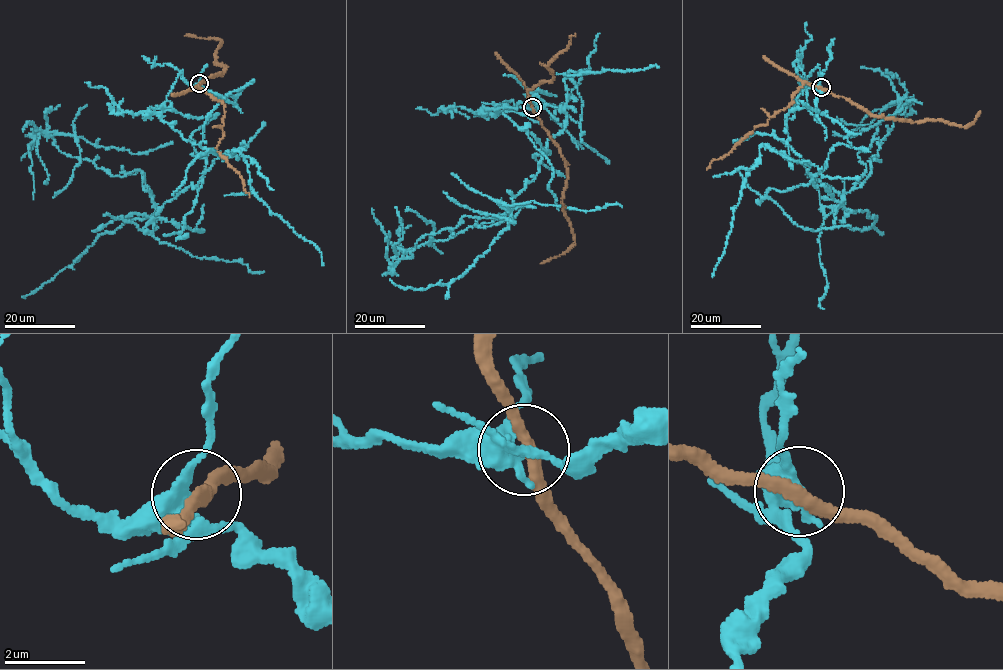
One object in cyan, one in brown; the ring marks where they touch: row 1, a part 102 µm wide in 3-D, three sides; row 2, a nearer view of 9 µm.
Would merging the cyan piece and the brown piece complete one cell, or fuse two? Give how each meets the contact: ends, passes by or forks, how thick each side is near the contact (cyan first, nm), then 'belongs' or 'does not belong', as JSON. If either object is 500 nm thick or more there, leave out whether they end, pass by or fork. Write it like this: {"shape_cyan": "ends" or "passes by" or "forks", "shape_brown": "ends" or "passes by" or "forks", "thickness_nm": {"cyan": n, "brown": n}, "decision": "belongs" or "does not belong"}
{"shape_cyan": "passes by", "shape_brown": "passes by", "thickness_nm": {"cyan": 400, "brown": 320}, "decision": "does not belong"}

